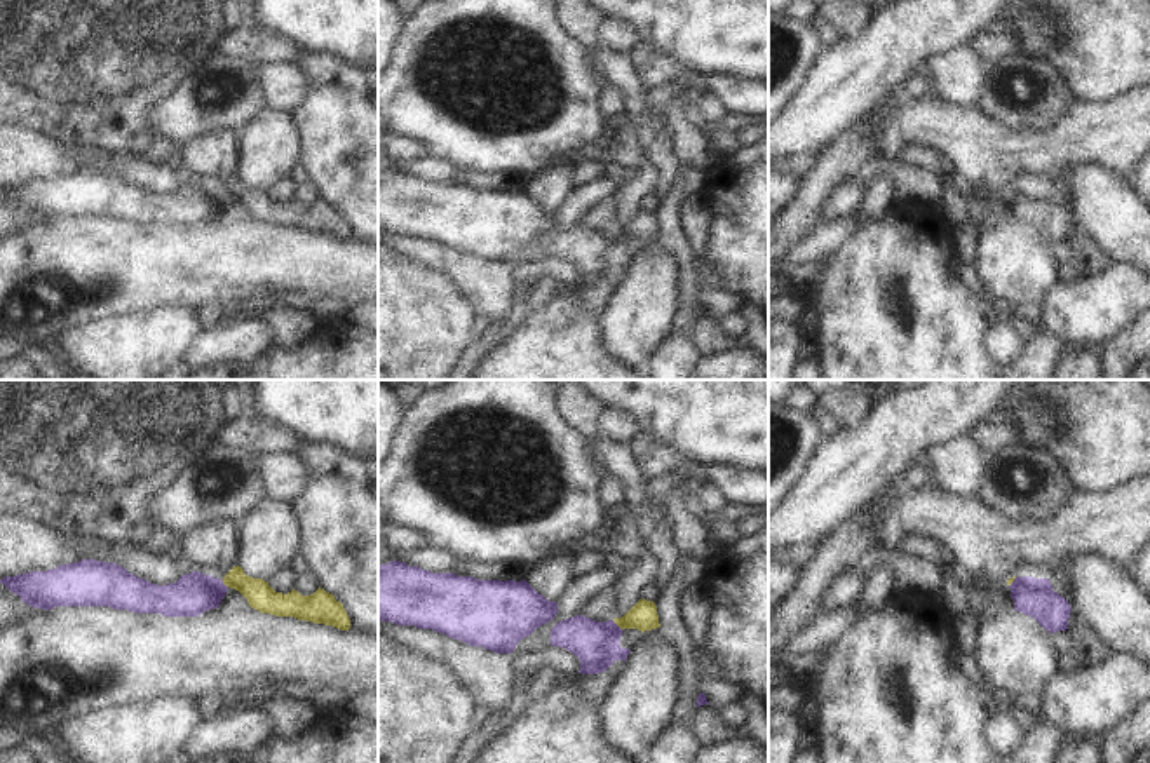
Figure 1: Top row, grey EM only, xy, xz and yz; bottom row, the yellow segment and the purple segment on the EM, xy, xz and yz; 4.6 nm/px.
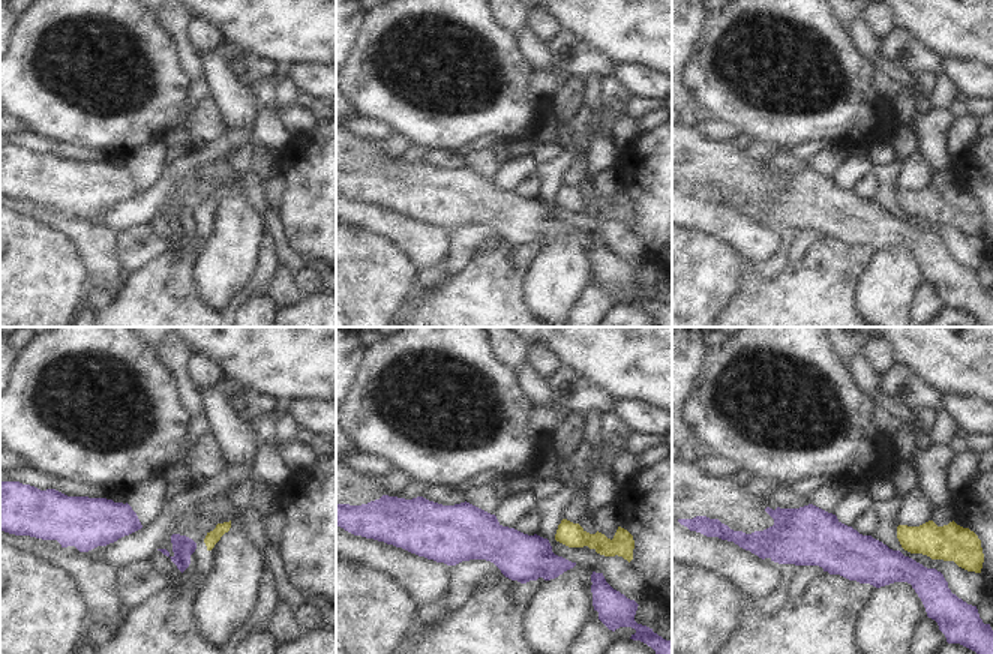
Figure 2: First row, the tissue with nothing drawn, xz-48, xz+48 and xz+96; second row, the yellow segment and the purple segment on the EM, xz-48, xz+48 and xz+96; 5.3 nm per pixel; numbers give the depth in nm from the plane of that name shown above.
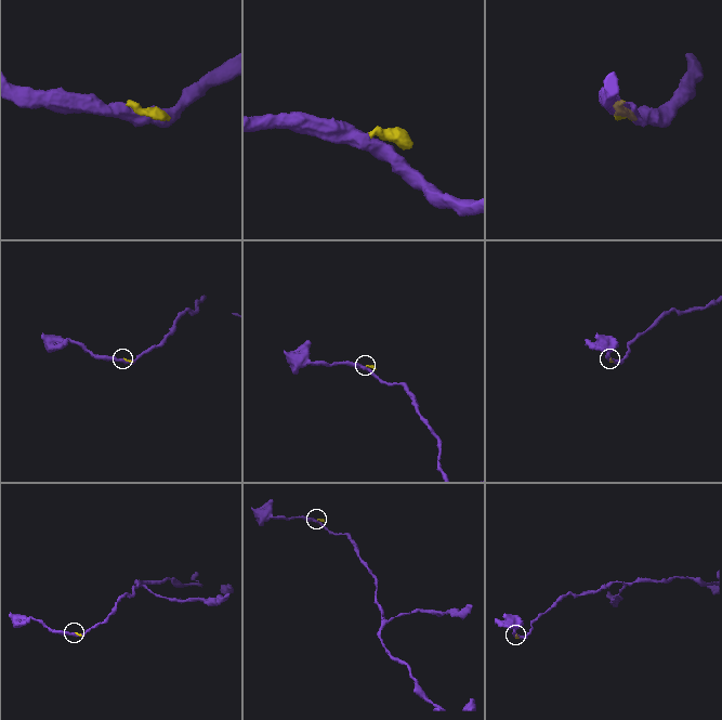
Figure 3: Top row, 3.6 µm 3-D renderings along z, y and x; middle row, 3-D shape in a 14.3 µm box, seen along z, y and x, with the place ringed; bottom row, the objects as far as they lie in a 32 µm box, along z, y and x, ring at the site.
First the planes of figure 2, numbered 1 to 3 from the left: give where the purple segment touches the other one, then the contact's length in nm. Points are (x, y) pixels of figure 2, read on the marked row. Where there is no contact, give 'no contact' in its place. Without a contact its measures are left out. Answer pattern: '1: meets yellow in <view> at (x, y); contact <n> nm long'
1: no contact
2: no contact
3: no contact

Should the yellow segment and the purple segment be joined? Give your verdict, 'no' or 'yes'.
no

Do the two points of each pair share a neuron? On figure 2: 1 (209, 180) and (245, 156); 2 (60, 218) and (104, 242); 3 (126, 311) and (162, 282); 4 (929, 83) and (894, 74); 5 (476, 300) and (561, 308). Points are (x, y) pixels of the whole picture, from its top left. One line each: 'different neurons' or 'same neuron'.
1: different neurons
2: same neuron
3: same neuron
4: different neurons
5: different neurons

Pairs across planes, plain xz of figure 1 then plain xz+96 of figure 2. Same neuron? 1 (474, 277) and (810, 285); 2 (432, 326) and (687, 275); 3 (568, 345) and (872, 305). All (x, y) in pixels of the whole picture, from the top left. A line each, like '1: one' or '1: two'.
1: two
2: one
3: two

